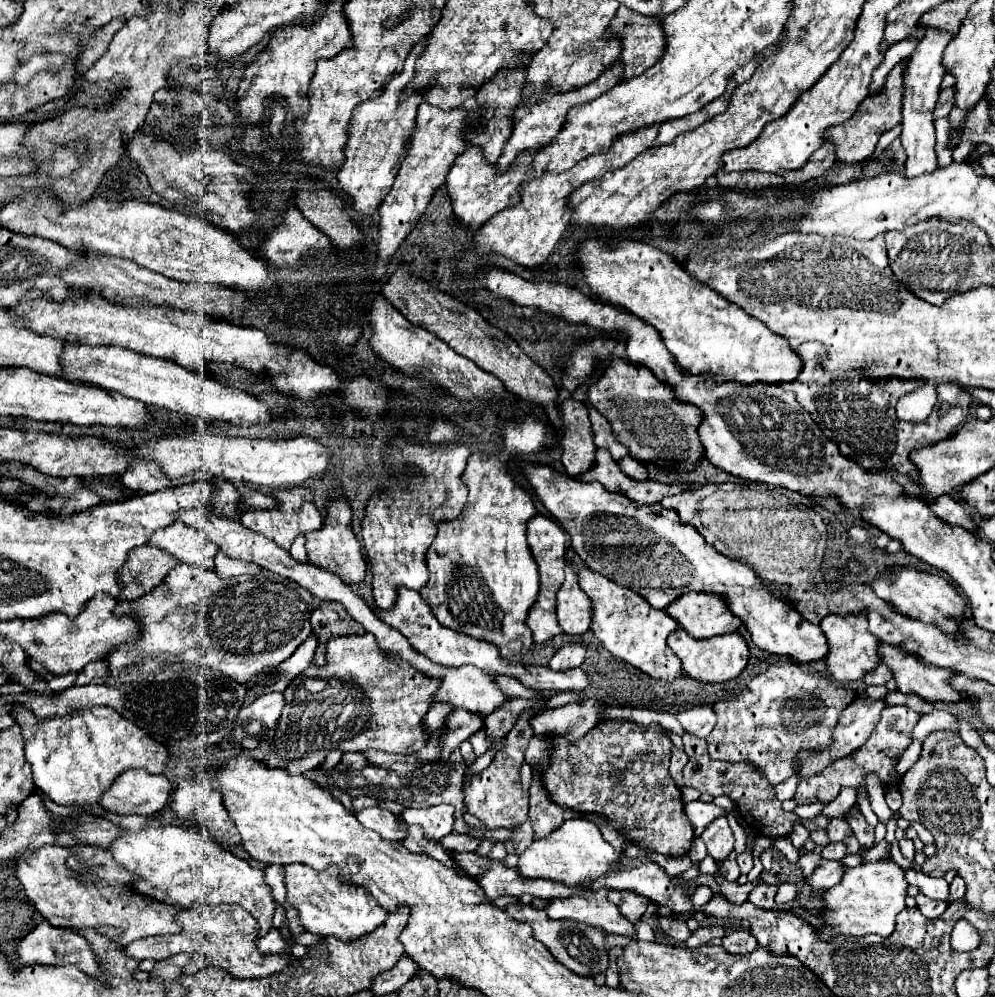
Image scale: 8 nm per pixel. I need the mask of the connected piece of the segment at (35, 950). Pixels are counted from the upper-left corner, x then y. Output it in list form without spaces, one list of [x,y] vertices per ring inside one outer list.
[[[42,921],[26,939],[22,939],[18,943],[16,951],[18,951],[18,965],[36,965],[36,963],[40,963],[40,965],[66,965],[66,963],[74,963],[84,973],[96,977],[98,981],[106,981],[106,973],[102,971],[100,963],[96,961],[96,955],[90,949],[88,941],[72,929],[52,927],[48,921]]]

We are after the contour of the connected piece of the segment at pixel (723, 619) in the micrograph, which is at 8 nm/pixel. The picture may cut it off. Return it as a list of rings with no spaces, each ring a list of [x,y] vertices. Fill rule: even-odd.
[[[690,591],[676,599],[676,603],[666,609],[666,613],[670,613],[682,629],[698,639],[734,633],[742,625],[740,617],[728,609],[722,595],[712,593]]]

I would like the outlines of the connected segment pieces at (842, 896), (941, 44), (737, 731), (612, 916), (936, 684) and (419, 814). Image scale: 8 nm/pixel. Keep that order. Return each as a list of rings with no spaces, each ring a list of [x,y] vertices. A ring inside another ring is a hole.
[[[894,861],[862,863],[846,869],[840,883],[824,893],[824,901],[818,911],[818,917],[822,919],[822,927],[816,929],[818,939],[832,941],[840,935],[862,937],[868,933],[890,937],[896,927],[896,915],[906,909],[906,889],[908,883],[904,879],[904,871]]]
[[[928,29],[924,39],[918,43],[916,51],[912,53],[912,57],[908,59],[906,71],[904,71],[904,99],[902,99],[902,133],[900,133],[900,141],[906,153],[906,163],[904,163],[904,177],[912,179],[918,177],[922,173],[932,173],[938,169],[938,161],[936,161],[936,135],[934,135],[934,119],[932,119],[932,111],[936,107],[936,83],[938,77],[944,75],[944,67],[940,63],[942,59],[942,51],[944,47],[952,41],[952,35],[948,35],[948,31],[940,31],[940,29]]]
[[[788,659],[772,665],[766,673],[754,677],[742,693],[722,699],[714,705],[718,723],[708,735],[708,753],[712,759],[740,763],[746,761],[760,769],[776,785],[796,773],[796,753],[802,749],[822,751],[832,741],[832,727],[840,711],[852,703],[854,693],[834,687],[826,675],[808,665],[796,665]],[[800,679],[810,681],[800,687]]]
[[[600,889],[596,893],[592,893],[592,891],[578,891],[572,899],[550,901],[550,905],[546,907],[546,913],[552,919],[572,919],[572,921],[578,921],[578,923],[586,923],[590,927],[600,927],[606,935],[622,935],[622,937],[636,939],[634,925],[620,913],[620,909],[614,903],[610,903],[606,899],[606,893],[608,893],[608,889]]]
[[[888,643],[880,645],[880,657],[882,663],[886,663],[894,671],[894,679],[902,693],[916,693],[922,699],[934,703],[958,703],[964,699],[964,693],[956,691],[950,685],[950,679],[956,675],[954,669],[928,665],[900,645]]]
[[[449,804],[436,805],[420,809],[405,809],[402,813],[408,825],[422,825],[428,839],[442,839],[452,833],[454,827],[454,807]]]

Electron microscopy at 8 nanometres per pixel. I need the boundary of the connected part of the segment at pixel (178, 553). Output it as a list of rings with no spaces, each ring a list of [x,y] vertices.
[[[172,523],[164,529],[154,531],[150,543],[174,555],[178,561],[190,563],[194,557],[194,541],[198,539],[198,531],[184,523]]]

